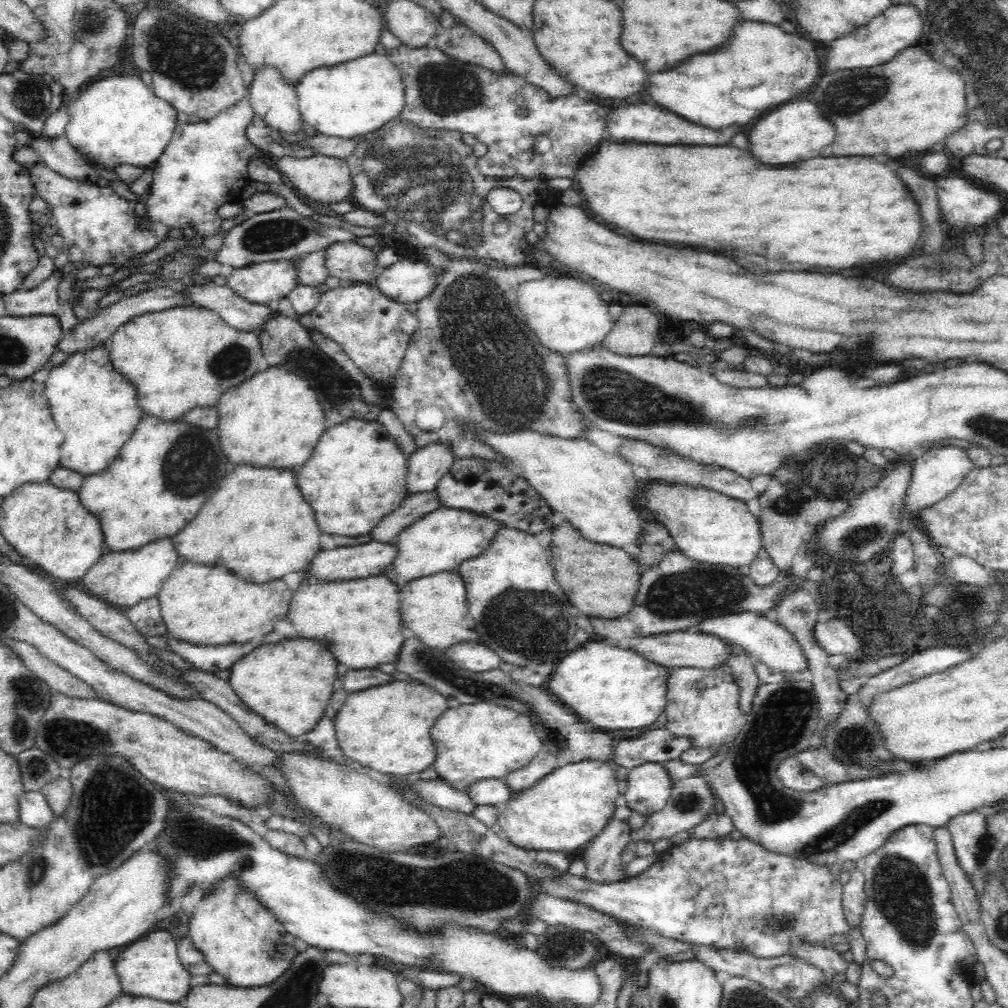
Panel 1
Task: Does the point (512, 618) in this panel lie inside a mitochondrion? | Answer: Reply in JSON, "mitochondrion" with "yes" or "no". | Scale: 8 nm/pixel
{"mitochondrion":"yes"}

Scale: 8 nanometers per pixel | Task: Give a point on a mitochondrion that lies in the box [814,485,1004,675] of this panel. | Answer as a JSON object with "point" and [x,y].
{"point":[969,607]}

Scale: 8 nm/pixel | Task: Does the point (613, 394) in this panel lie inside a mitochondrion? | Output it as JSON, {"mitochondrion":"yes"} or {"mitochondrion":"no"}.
{"mitochondrion":"yes"}

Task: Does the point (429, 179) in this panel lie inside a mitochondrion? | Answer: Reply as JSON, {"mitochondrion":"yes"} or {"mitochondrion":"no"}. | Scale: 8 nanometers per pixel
{"mitochondrion":"yes"}

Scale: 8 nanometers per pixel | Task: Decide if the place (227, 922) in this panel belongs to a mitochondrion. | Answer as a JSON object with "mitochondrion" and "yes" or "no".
{"mitochondrion":"no"}

